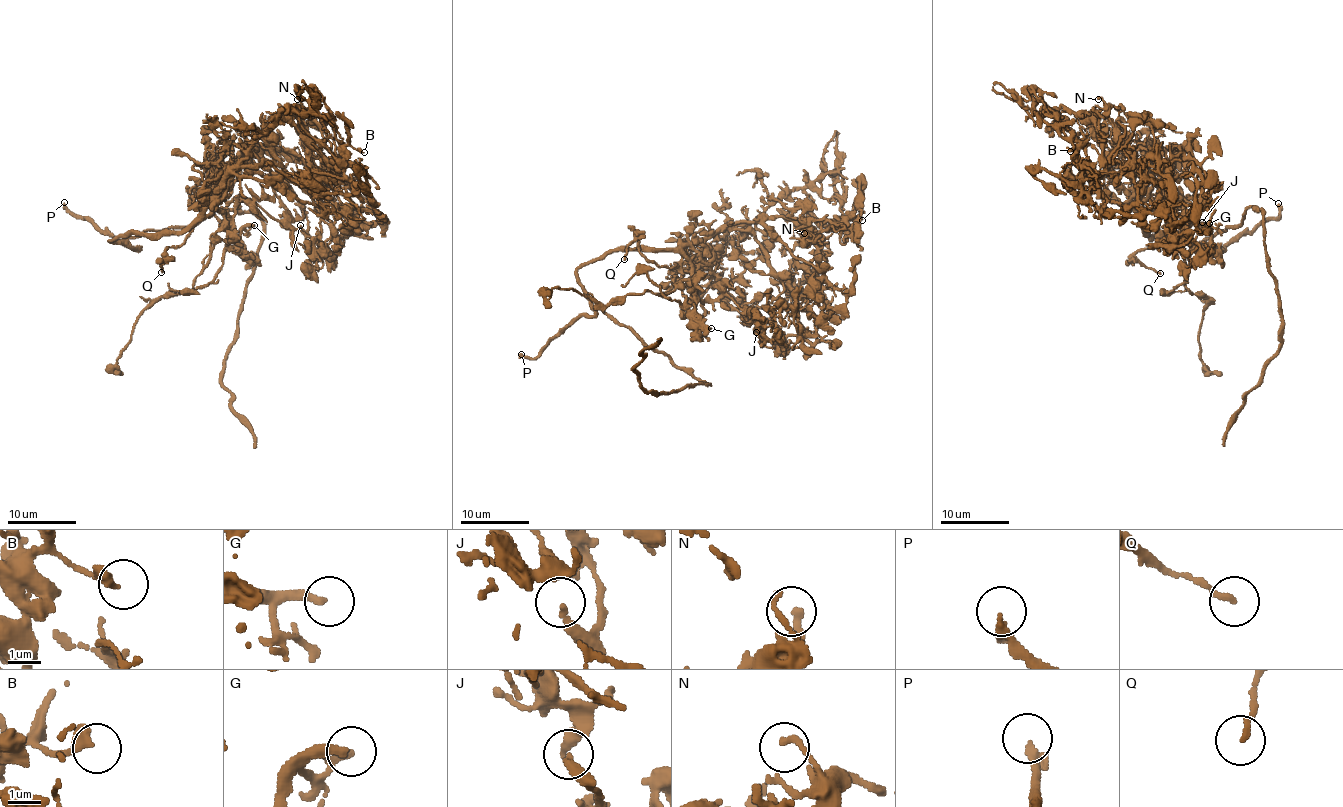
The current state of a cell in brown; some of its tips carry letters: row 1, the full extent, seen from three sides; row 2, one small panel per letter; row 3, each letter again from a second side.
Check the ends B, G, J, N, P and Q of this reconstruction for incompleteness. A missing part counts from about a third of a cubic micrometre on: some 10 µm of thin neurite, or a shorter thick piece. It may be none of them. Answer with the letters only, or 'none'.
G, P

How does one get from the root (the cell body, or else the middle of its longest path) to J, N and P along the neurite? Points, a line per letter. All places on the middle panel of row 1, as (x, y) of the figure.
J: (582, 284), (578, 270), (607, 253), (679, 247), (717, 276), (724, 301), (746, 307), (762, 342), (756, 332)
N: (582, 284), (578, 270), (607, 253), (690, 247), (732, 223), (786, 216), (819, 244), (804, 233)
P: (582, 284), (582, 291), (594, 313), (578, 317), (561, 329), (533, 359), (521, 354)

